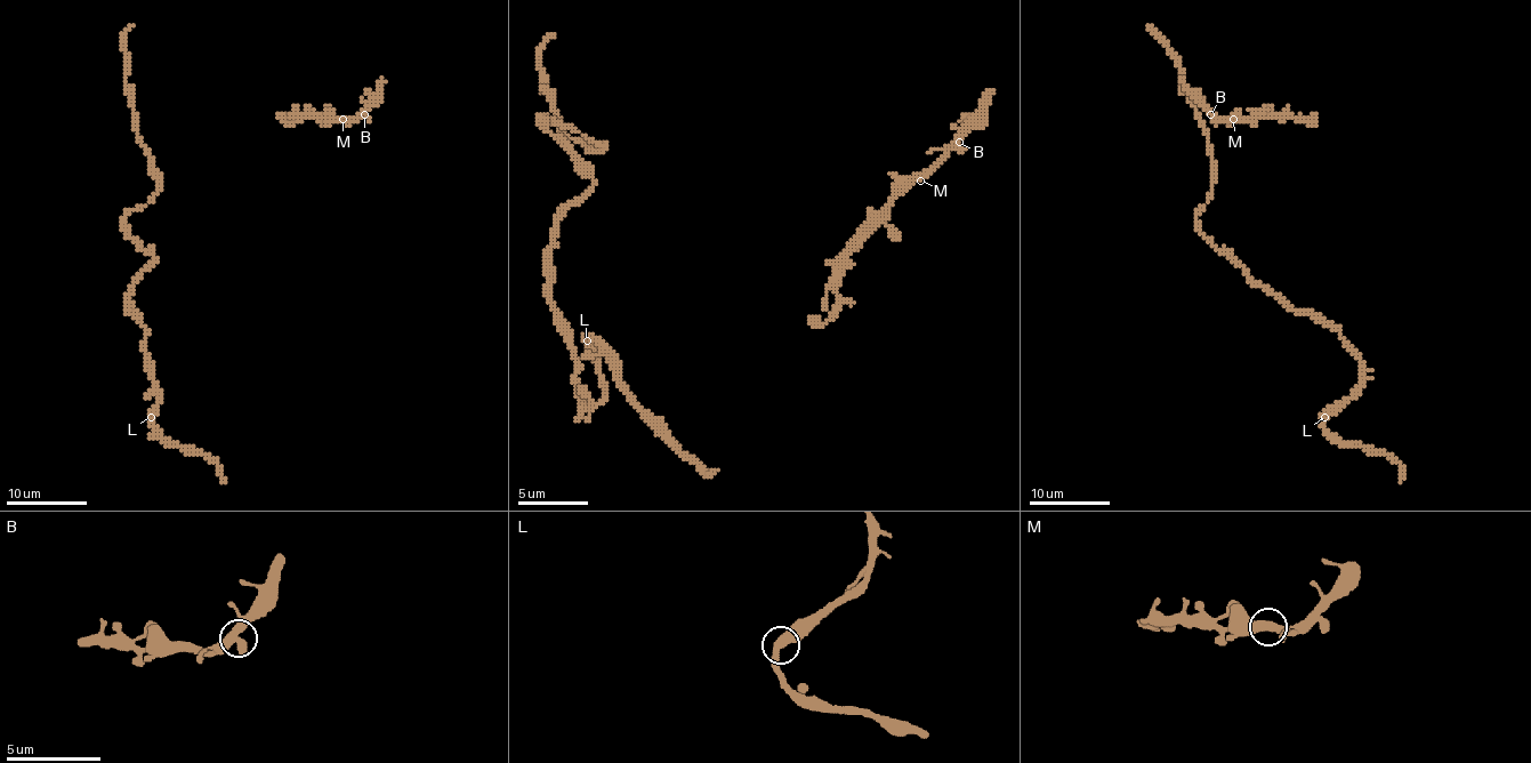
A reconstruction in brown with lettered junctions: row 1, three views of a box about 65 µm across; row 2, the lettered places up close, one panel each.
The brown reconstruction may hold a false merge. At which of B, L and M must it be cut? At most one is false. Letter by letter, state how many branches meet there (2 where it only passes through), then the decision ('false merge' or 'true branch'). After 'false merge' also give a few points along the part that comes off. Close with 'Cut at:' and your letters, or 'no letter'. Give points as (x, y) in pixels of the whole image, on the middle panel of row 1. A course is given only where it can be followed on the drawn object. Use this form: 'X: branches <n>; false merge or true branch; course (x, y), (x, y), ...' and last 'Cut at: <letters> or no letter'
B: branches 2; true branch
L: branches 2; true branch
M: branches 2; true branch
Cut at: no letter

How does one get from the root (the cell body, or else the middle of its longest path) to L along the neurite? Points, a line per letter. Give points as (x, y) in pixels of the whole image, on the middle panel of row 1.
L: (582, 167), (593, 184), (558, 218), (550, 310), (575, 359), (575, 393), (596, 403), (599, 355), (586, 340)

